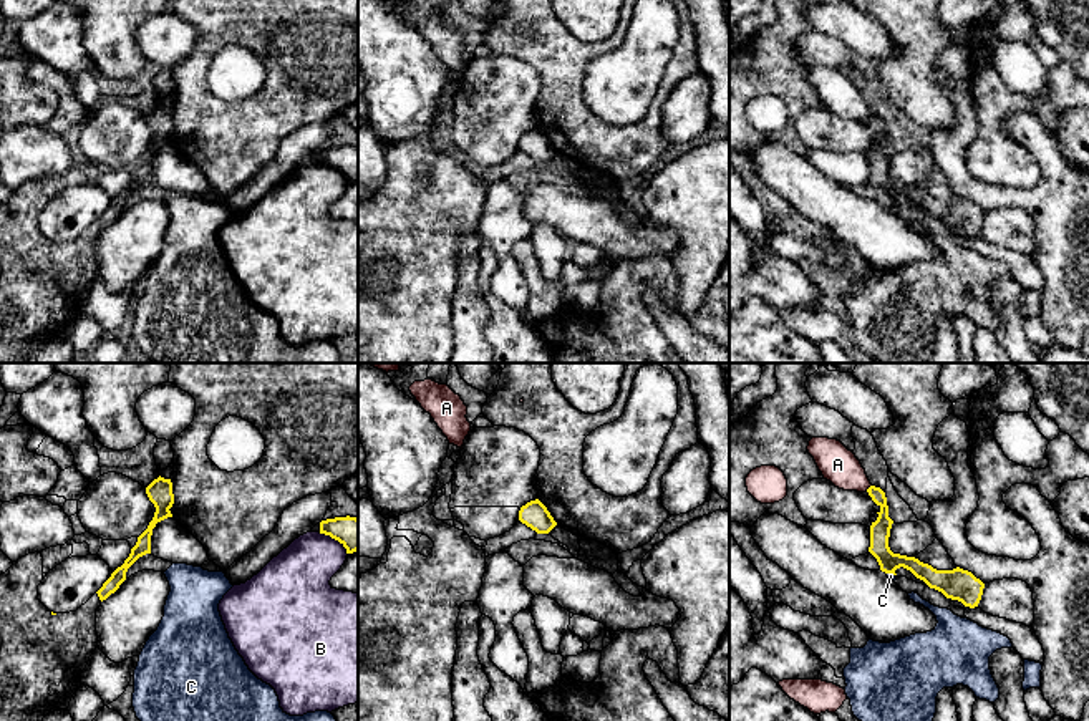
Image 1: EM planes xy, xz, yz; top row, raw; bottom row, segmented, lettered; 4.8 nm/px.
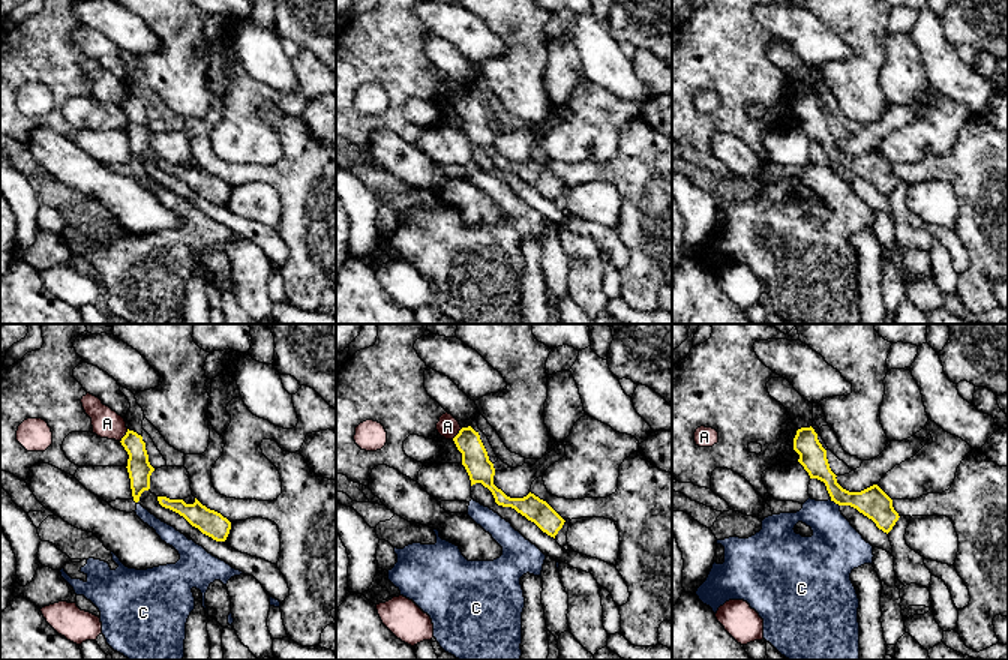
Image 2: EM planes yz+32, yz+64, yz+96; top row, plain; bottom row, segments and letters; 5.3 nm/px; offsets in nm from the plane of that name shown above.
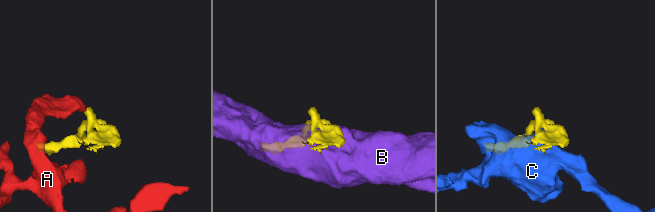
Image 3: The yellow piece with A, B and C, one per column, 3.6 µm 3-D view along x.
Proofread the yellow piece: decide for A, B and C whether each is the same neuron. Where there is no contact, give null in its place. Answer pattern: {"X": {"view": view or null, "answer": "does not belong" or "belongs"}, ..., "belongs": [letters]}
{"A": {"view": "yz", "answer": "does not belong"}, "B": {"view": "xy", "answer": "does not belong"}, "C": {"view": "yz", "answer": "does not belong"}, "belongs": []}

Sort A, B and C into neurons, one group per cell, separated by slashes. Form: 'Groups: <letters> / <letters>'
Groups: A / B / C

